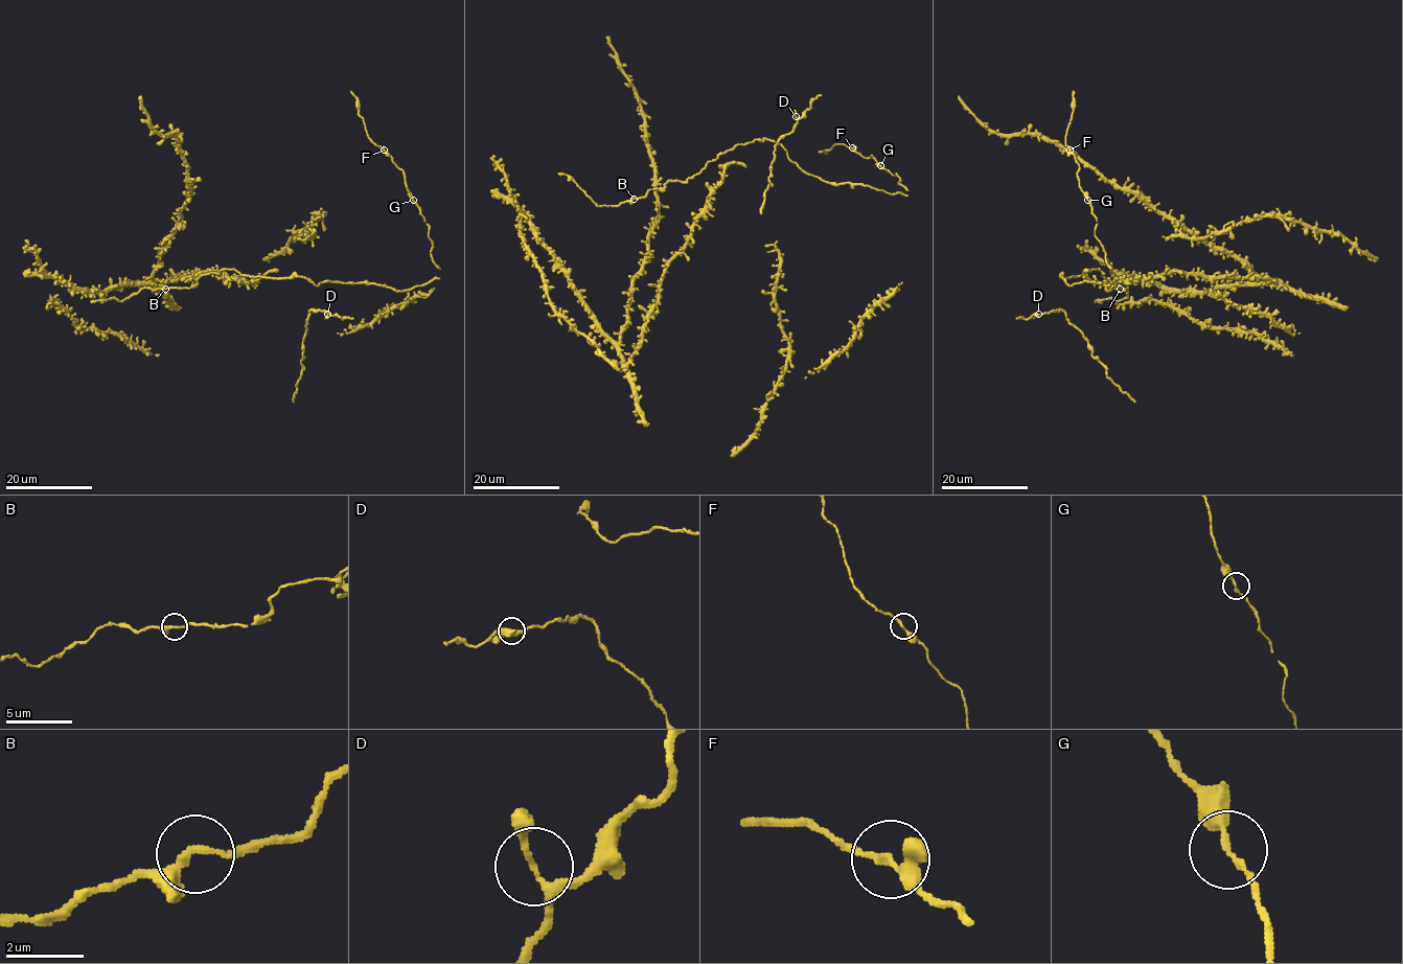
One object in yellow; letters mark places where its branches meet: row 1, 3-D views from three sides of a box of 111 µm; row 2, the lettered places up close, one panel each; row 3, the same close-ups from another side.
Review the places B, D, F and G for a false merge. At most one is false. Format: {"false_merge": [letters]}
{"false_merge": []}

